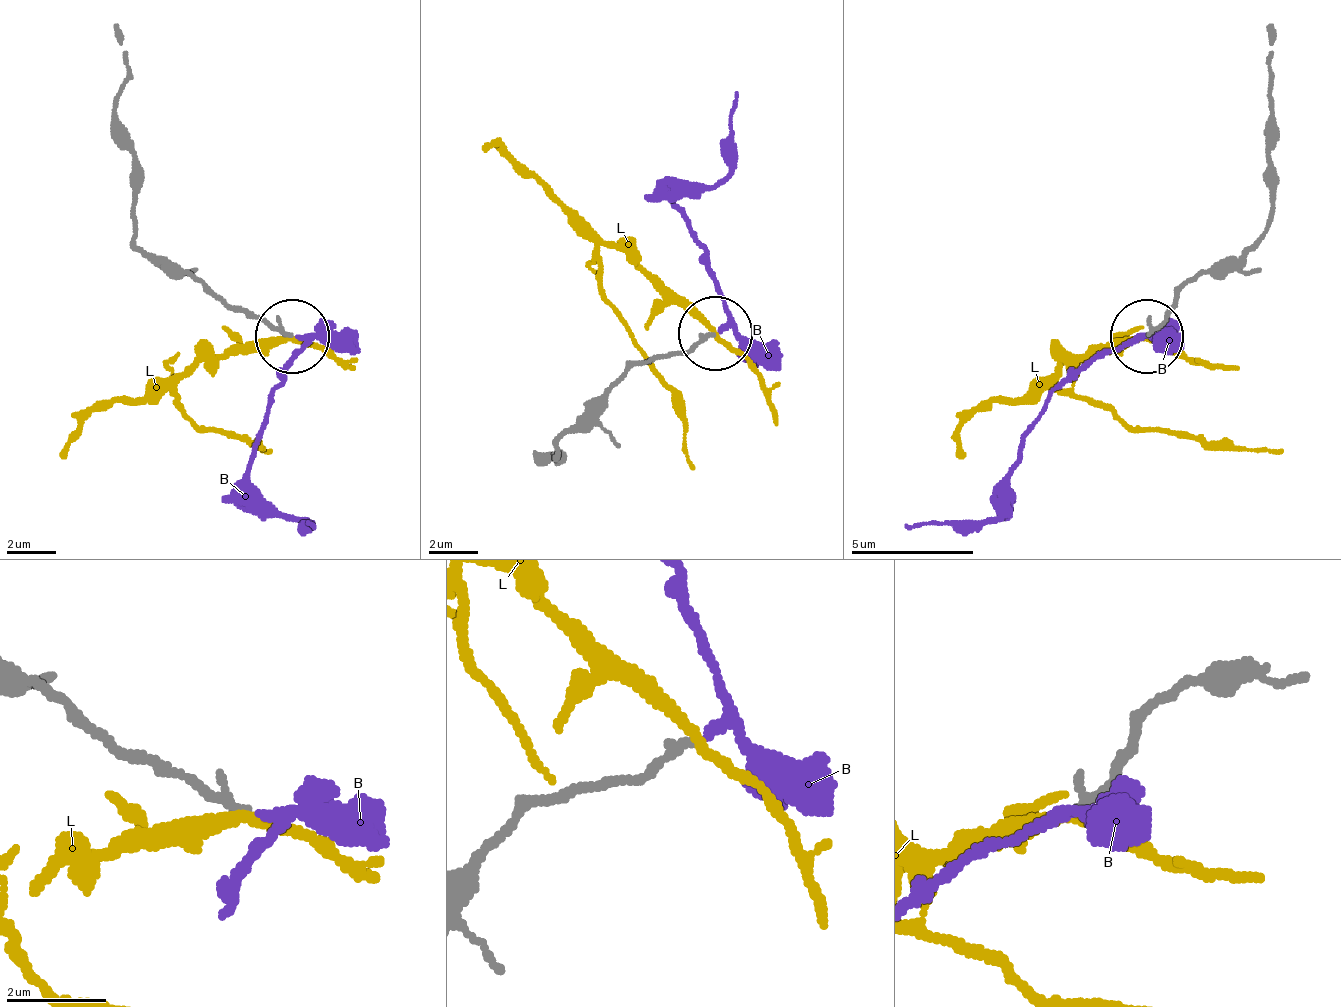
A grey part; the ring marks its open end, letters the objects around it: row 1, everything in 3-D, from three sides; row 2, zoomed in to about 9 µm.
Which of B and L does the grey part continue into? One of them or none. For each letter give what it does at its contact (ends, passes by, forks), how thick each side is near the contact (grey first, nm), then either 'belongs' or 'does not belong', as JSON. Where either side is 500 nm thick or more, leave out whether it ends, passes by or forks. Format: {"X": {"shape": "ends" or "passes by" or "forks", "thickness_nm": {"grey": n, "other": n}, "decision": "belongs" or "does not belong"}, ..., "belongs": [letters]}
{"B": {"shape": "passes by", "thickness_nm": {"grey": 200, "other": 200}, "decision": "belongs"}, "L": {"shape": "passes by", "thickness_nm": {"grey": 200, "other": 240}, "decision": "does not belong"}, "belongs": ["B"]}

